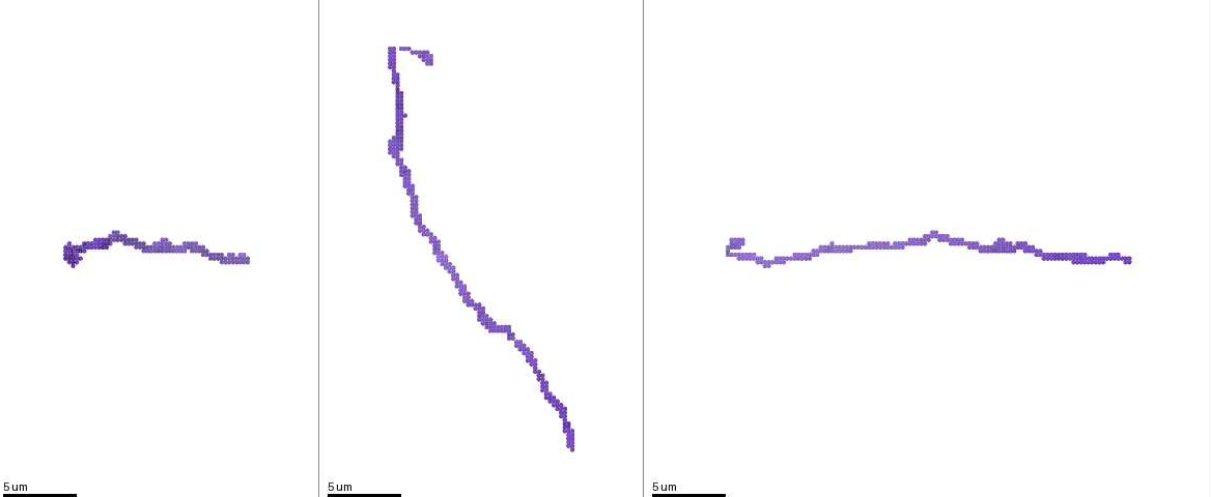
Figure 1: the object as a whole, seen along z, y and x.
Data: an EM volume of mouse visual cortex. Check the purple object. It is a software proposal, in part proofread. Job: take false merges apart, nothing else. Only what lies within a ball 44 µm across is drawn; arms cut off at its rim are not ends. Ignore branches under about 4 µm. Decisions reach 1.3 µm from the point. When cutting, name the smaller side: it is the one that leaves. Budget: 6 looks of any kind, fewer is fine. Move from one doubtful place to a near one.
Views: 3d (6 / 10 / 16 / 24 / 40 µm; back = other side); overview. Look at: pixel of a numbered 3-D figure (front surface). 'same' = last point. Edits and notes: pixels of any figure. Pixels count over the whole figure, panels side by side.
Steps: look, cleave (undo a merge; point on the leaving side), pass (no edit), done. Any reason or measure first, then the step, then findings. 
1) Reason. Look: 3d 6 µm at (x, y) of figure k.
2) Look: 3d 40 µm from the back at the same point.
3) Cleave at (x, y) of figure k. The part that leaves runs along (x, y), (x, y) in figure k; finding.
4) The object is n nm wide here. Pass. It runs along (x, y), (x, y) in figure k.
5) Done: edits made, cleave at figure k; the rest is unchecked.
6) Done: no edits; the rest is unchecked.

Sudden change in width. Look: 3d 6 µm at (1067, 258) of figure 1.

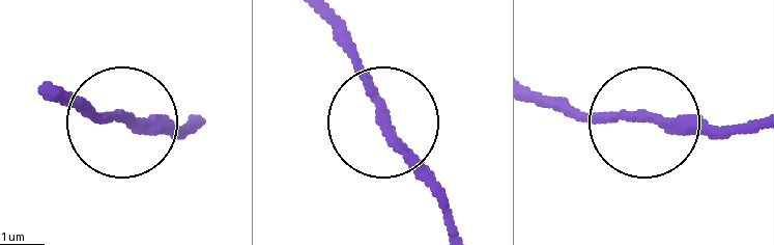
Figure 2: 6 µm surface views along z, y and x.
Look: 3d 6 µm from the back at (385, 128) of figure 2.

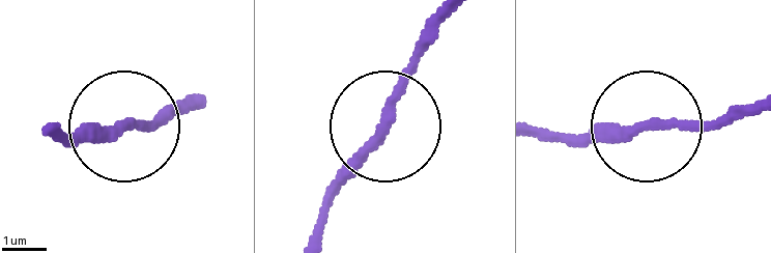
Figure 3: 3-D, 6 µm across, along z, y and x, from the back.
The object is 210 nm wide here. Pass. It runs along (754, 102), (655, 132), (547, 132) in figure 3; continuous, no second neuron.

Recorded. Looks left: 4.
Look: 3d 10 µm at (434, 246) of figure 1.

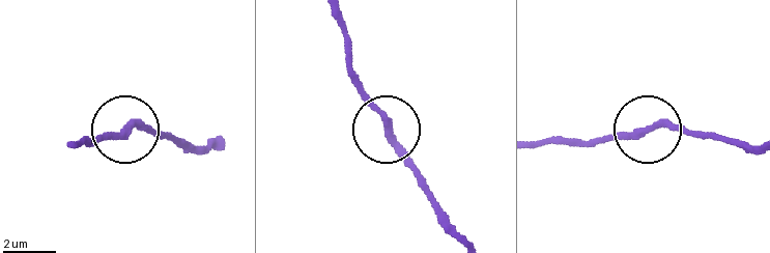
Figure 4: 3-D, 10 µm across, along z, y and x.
Zoom in. Look: 3d 6 µm at (646, 128) of figure 4.

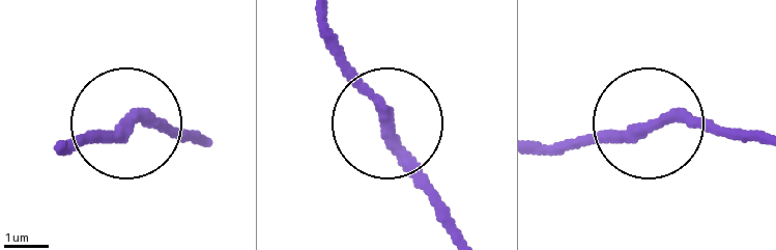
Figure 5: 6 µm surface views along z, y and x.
The side arm is 18 µm long. Pass. It runs along (648, 129), (681, 117), (755, 129) in figure 5; all the same neuron.

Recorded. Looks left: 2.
Calibre changes. Look: 3d 16 µm at (402, 167) of figure 1.

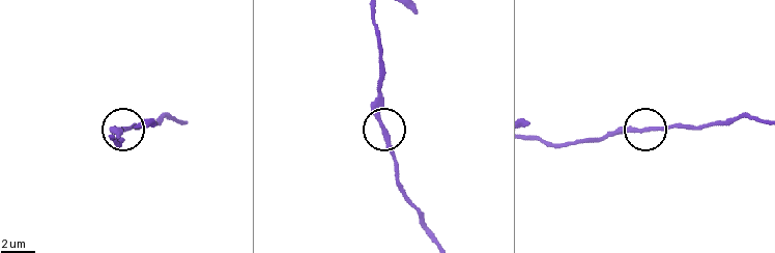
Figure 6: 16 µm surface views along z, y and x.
Pass. It runs along (733, 119), (721, 119), (705, 128), (641, 128), (601, 137) in figure 6; continuous, no second neuron.

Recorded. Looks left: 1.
Done: no edits; the rest is unchecked.

